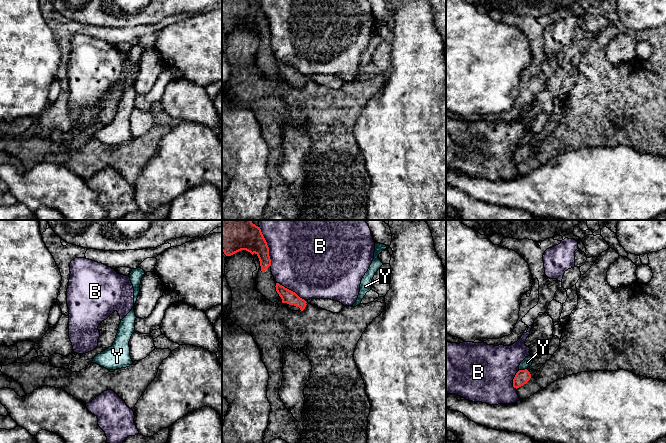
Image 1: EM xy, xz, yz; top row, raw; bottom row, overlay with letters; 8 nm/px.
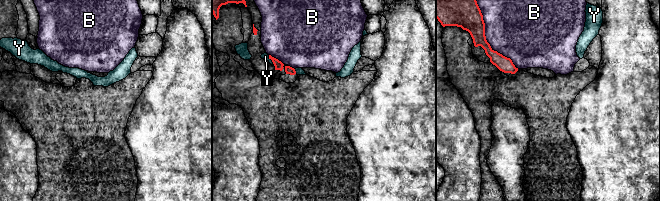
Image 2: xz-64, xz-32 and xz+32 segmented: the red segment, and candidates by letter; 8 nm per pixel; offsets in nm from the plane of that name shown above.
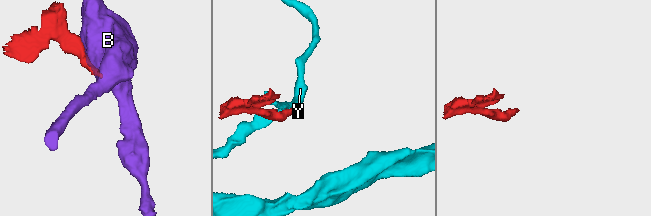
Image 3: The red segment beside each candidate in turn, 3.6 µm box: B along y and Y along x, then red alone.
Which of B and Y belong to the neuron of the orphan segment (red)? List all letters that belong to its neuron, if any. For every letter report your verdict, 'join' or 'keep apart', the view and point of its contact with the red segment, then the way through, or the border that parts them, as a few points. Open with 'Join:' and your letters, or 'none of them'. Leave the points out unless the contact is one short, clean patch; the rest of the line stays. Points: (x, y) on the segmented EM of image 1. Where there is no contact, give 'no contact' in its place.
Join: none of them
B: keep apart; contact xz (267, 246)
Y: keep apart; contact yz (522, 370); border yz (526, 368), (519, 370)

